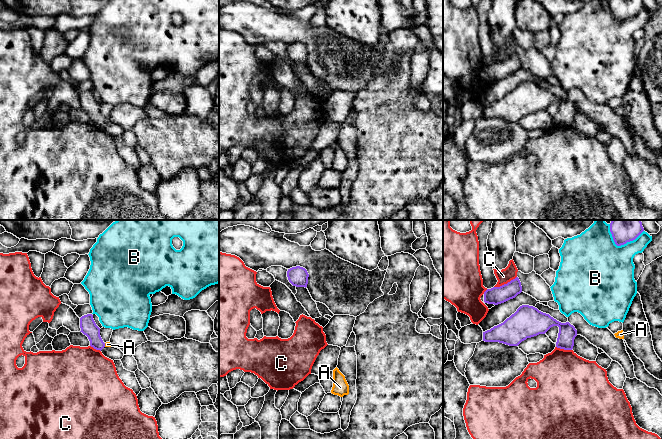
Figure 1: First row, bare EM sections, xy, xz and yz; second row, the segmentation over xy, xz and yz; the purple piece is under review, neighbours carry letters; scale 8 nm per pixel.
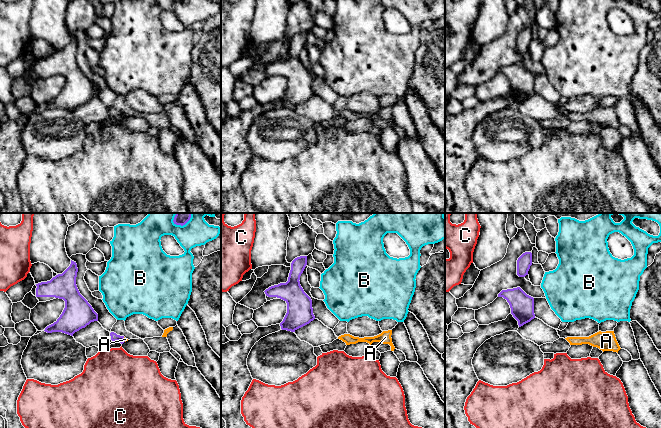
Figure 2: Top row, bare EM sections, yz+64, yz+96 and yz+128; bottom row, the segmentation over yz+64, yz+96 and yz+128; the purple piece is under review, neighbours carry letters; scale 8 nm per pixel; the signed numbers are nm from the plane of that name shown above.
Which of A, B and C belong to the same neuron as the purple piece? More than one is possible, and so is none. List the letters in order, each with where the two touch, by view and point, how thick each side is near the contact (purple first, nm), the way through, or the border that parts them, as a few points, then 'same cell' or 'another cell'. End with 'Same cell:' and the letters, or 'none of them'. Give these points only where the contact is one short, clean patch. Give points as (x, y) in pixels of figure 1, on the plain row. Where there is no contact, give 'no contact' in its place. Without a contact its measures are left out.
A: contact xy (104, 121); calibres 130 and 50 nm; another cell
B: contact yz (620, 21); calibres 160 and 480 nm; another cell
C: contact yz (505, 60); calibres 140 and 120 nm; another cell
Same cell: none of them

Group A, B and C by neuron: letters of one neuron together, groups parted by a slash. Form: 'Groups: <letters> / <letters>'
Groups: A / B / C

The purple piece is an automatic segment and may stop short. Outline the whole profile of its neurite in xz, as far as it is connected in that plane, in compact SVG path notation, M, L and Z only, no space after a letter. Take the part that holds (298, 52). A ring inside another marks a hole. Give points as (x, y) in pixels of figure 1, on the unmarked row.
M296 42L288 45L287 53L289 58L296 63L307 63L309 50L303 43Z

